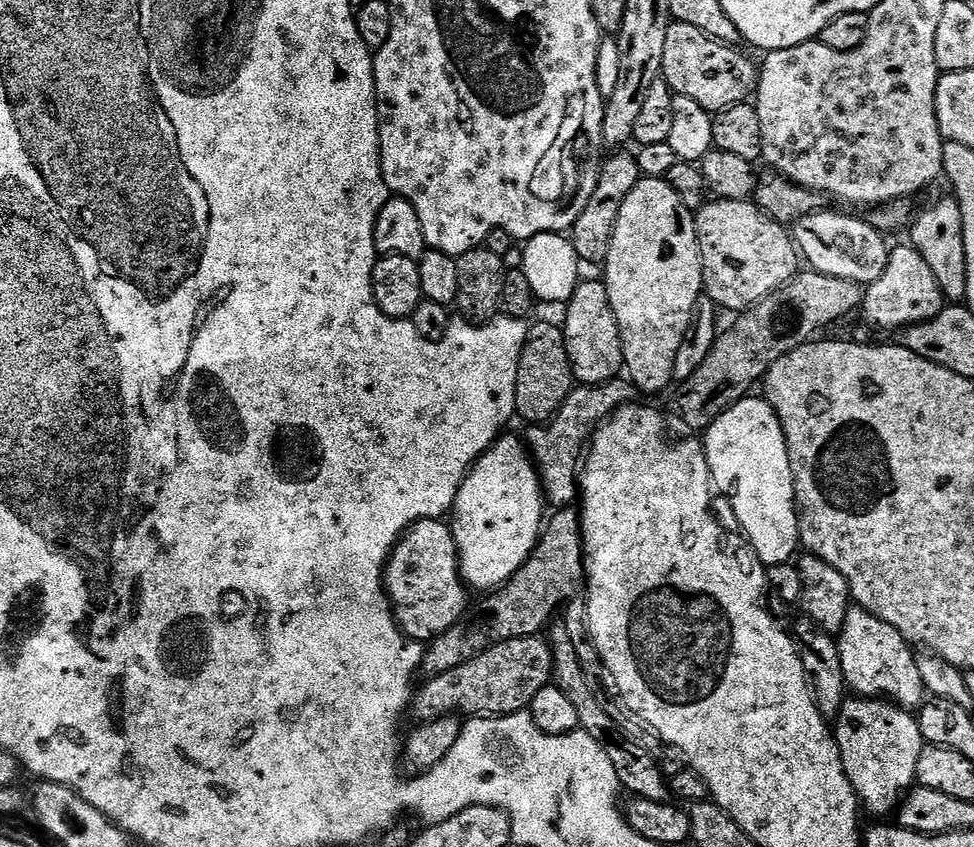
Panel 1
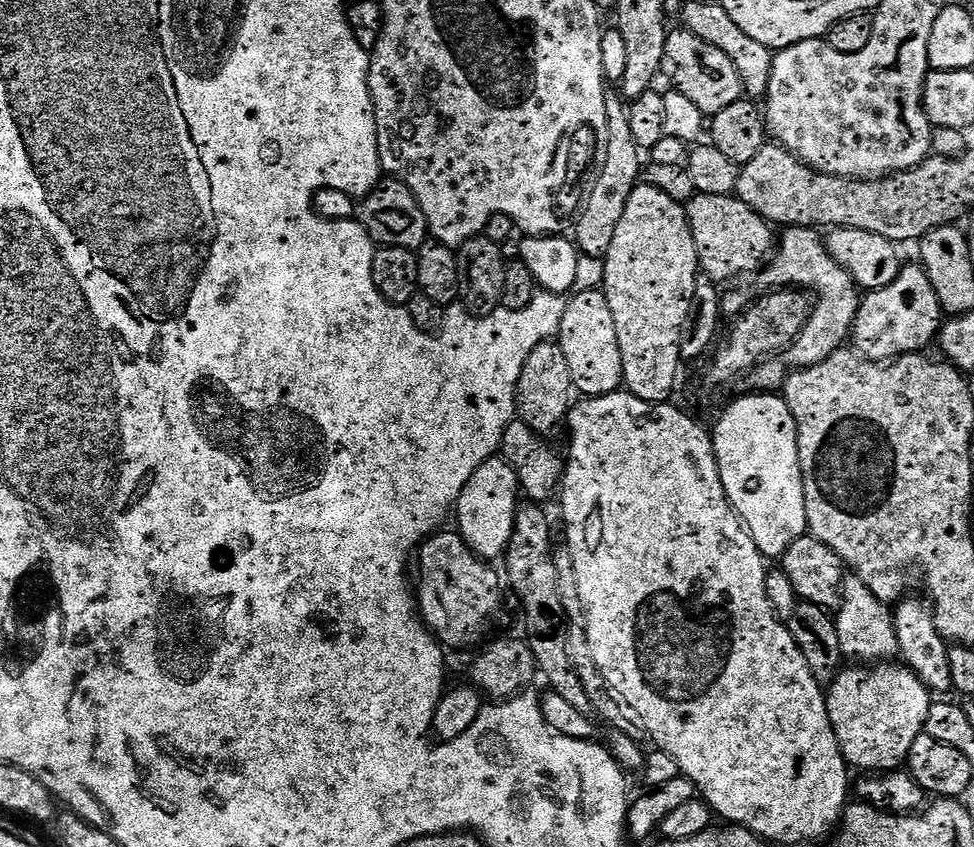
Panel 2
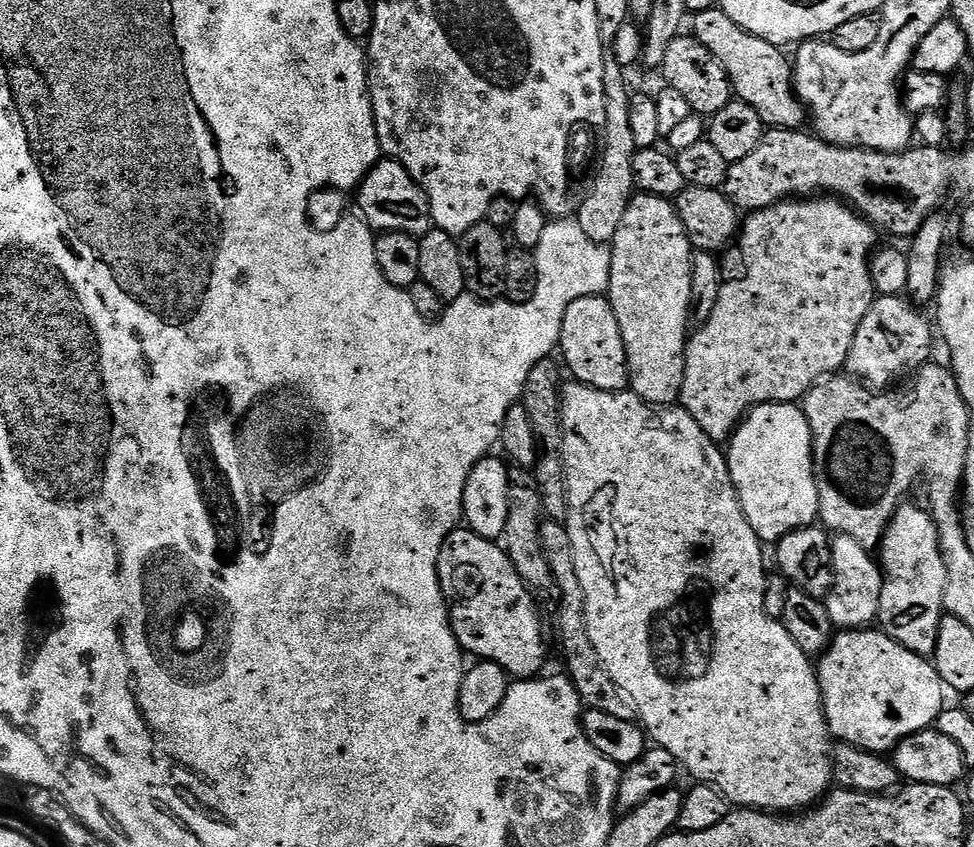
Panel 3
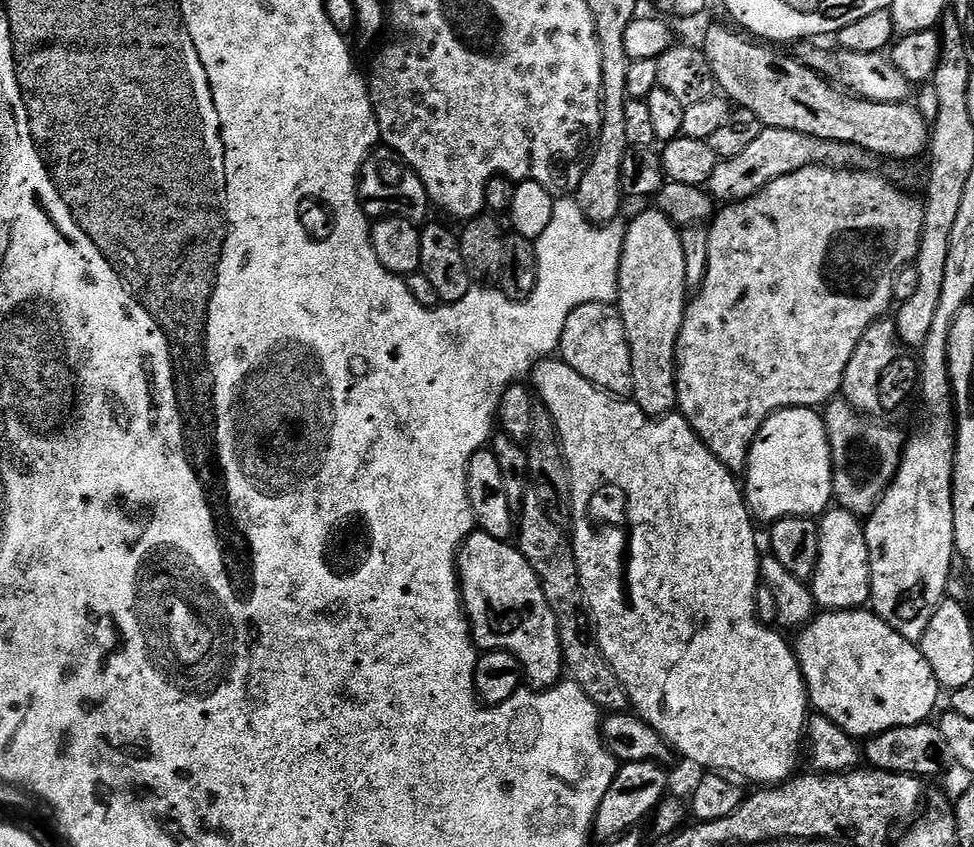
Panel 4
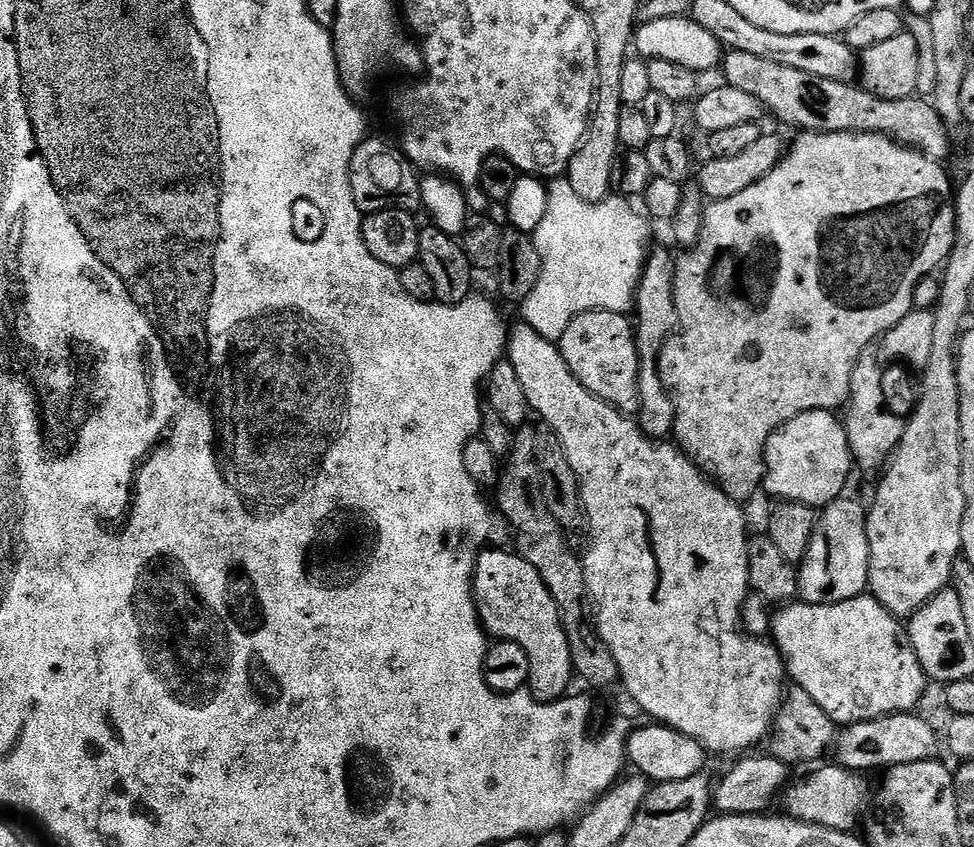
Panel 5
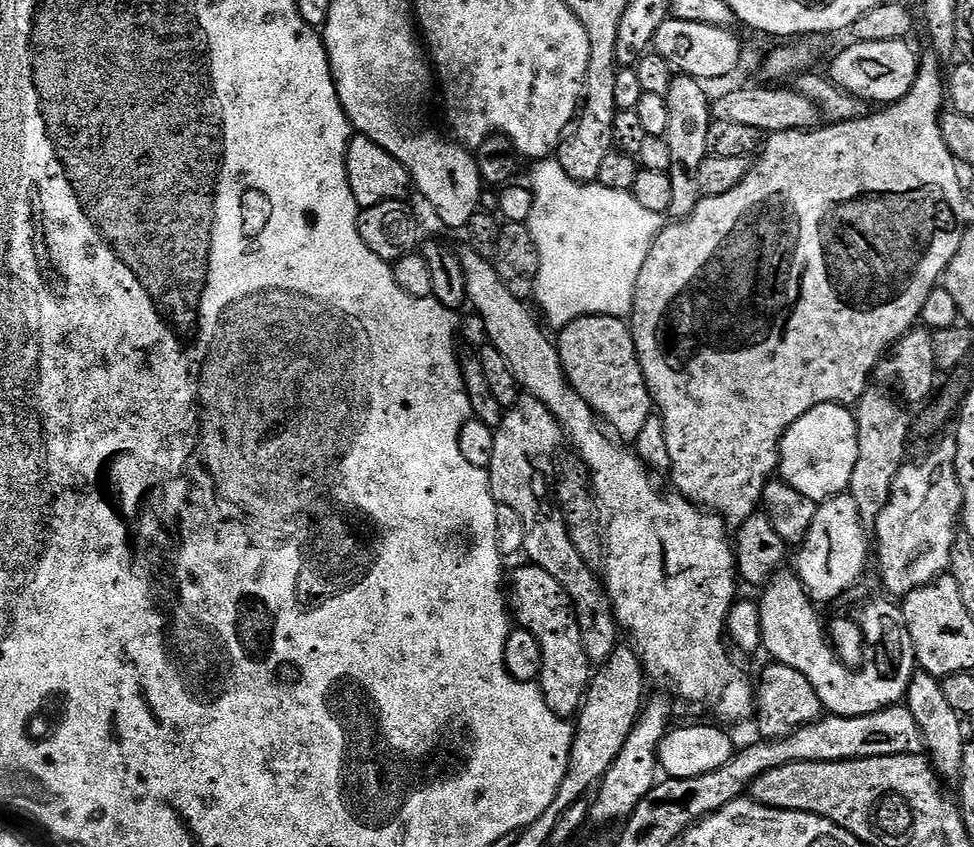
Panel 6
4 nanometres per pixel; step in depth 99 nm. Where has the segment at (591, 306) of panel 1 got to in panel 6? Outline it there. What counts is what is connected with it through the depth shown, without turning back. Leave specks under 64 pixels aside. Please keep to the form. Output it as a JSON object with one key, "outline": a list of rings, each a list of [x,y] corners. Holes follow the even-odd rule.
{"outline":[[[583,316],[574,322],[570,322],[565,328],[559,329],[558,336],[560,336],[560,340],[558,339],[560,361],[564,367],[564,376],[568,379],[572,389],[591,406],[597,417],[621,441],[635,442],[638,434],[642,434],[644,423],[653,416],[654,405],[644,381],[631,327],[618,316]]]}

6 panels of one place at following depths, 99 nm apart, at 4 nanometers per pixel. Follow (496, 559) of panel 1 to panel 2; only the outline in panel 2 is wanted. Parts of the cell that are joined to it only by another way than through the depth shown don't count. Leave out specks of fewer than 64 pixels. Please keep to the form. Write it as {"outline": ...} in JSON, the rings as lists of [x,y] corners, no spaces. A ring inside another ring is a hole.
{"outline":[[[502,458],[482,462],[482,466],[474,470],[470,482],[466,482],[456,502],[454,520],[456,516],[457,522],[460,523],[458,525],[460,535],[477,556],[492,562],[495,561],[495,556],[497,559],[507,552],[518,507],[516,496],[520,495],[520,481],[516,479],[512,467]]]}

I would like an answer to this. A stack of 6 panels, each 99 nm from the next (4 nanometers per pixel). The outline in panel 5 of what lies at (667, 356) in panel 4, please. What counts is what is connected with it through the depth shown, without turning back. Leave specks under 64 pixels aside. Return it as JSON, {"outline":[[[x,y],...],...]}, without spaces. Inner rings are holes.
{"outline":[[[666,249],[649,251],[644,261],[644,273],[640,276],[640,285],[636,287],[634,305],[634,331],[636,349],[640,359],[638,370],[638,423],[651,440],[664,442],[675,433],[676,411],[662,386],[660,377],[660,351],[668,337],[676,328],[676,307],[674,306],[674,278],[676,277],[676,260]]]}

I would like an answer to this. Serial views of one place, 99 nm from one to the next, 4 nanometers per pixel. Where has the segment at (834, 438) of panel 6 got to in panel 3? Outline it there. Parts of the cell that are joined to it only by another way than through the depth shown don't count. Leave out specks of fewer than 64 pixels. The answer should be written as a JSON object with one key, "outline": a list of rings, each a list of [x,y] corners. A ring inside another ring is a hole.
{"outline":[[[757,404],[733,432],[726,444],[728,469],[736,496],[742,510],[754,530],[754,534],[765,545],[775,545],[786,534],[799,528],[810,528],[817,523],[820,507],[818,506],[818,488],[816,471],[812,461],[812,431],[803,407],[794,404]]]}

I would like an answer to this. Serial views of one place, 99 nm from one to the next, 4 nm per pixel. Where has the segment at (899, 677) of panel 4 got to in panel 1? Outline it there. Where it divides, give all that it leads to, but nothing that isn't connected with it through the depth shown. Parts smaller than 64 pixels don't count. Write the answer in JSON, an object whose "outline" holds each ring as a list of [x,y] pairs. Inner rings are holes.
{"outline":[[[879,698],[845,699],[840,712],[834,717],[836,745],[846,770],[846,778],[856,792],[856,799],[872,818],[888,818],[899,808],[904,793],[916,784],[918,754],[922,754],[925,743],[919,719],[909,709]]]}

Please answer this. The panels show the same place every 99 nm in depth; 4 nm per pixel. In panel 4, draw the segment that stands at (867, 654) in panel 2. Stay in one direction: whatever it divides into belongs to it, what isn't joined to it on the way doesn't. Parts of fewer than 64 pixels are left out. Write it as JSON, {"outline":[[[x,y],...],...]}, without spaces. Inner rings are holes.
{"outline":[[[839,506],[829,507],[819,517],[820,541],[818,542],[818,566],[810,587],[816,599],[817,609],[830,612],[860,610],[871,601],[870,554],[866,546],[866,534],[861,517]]]}

